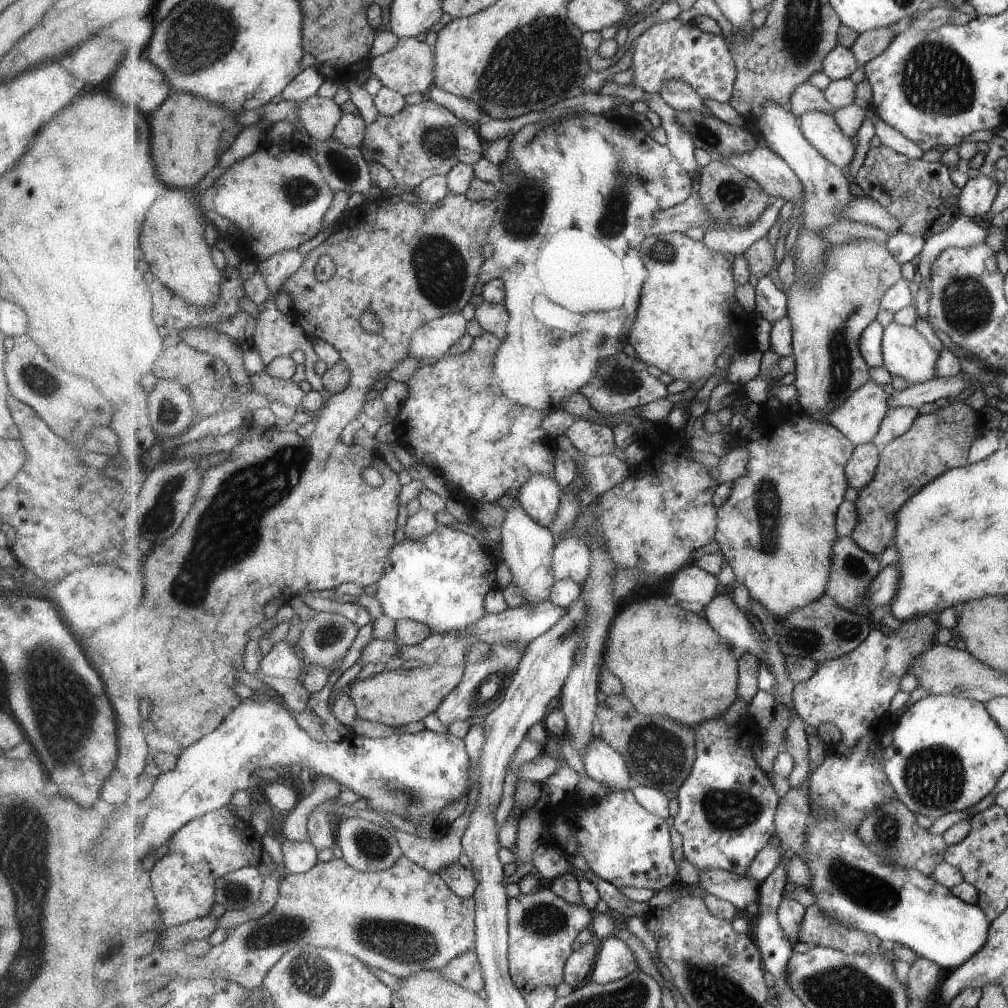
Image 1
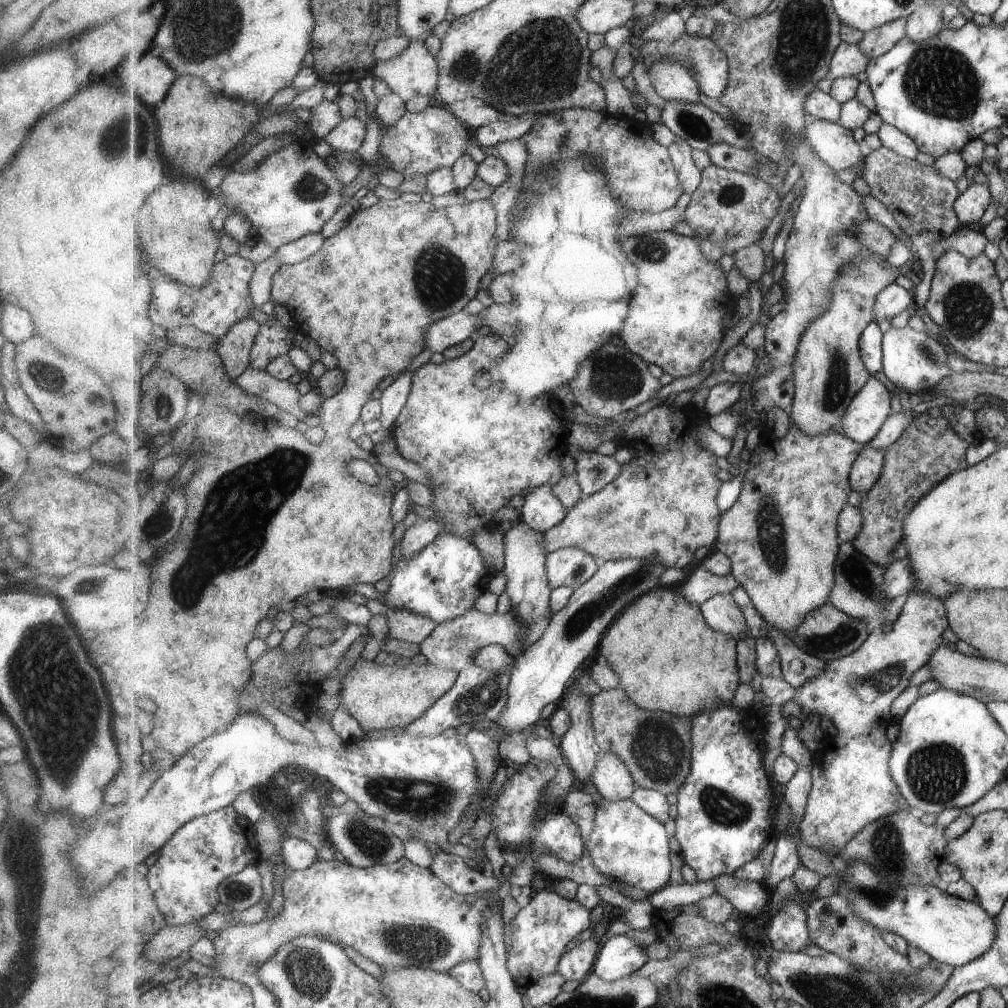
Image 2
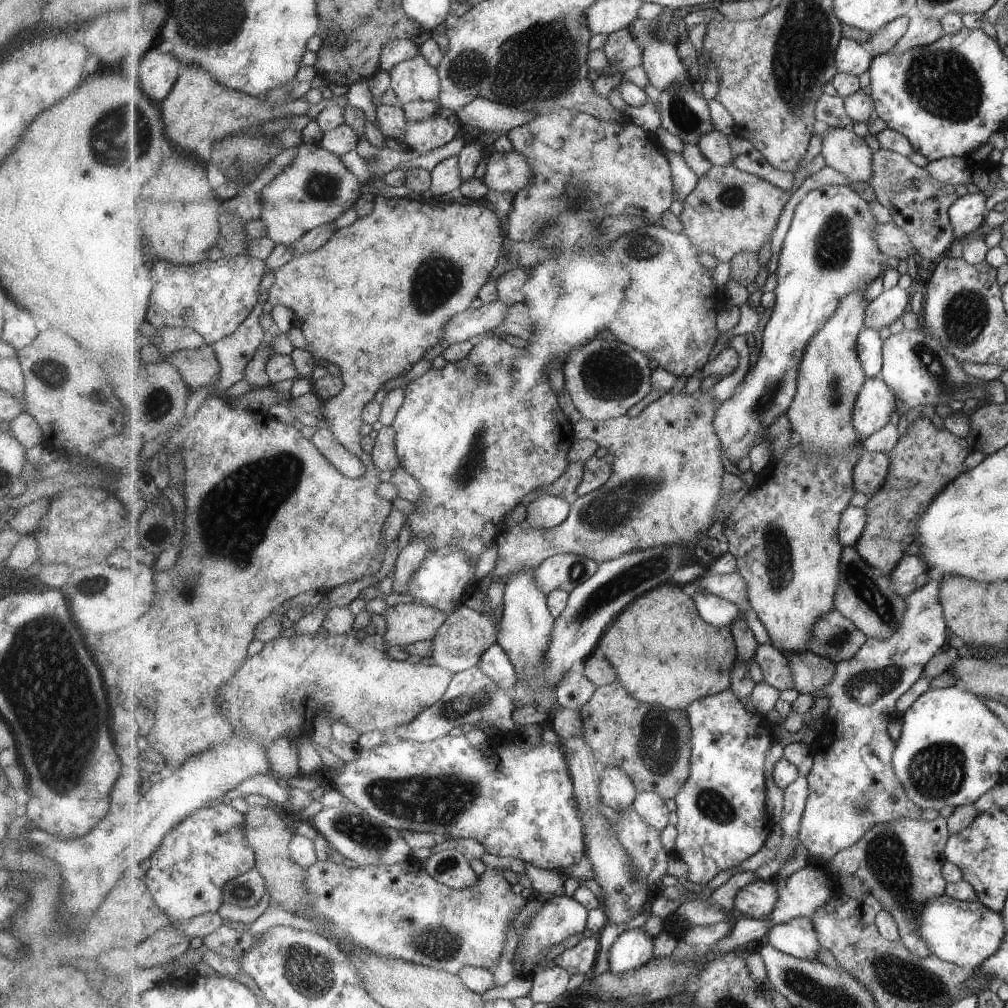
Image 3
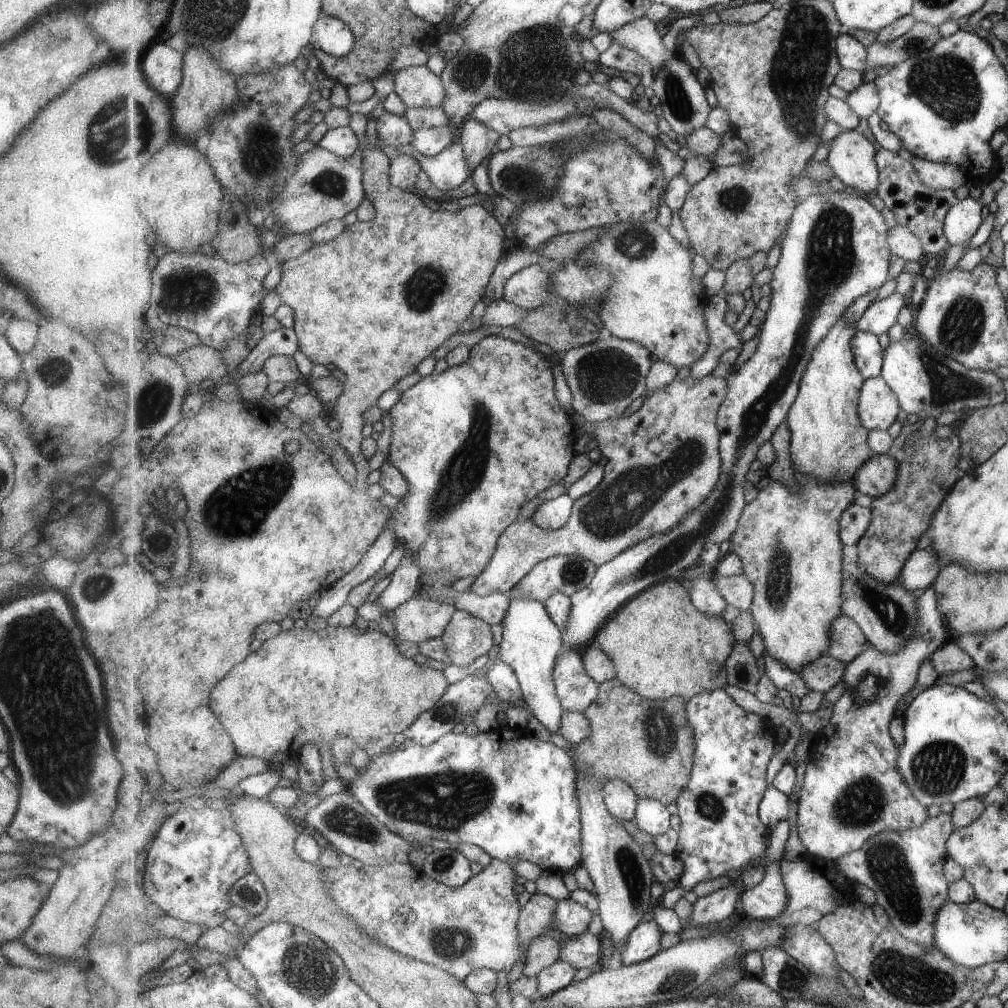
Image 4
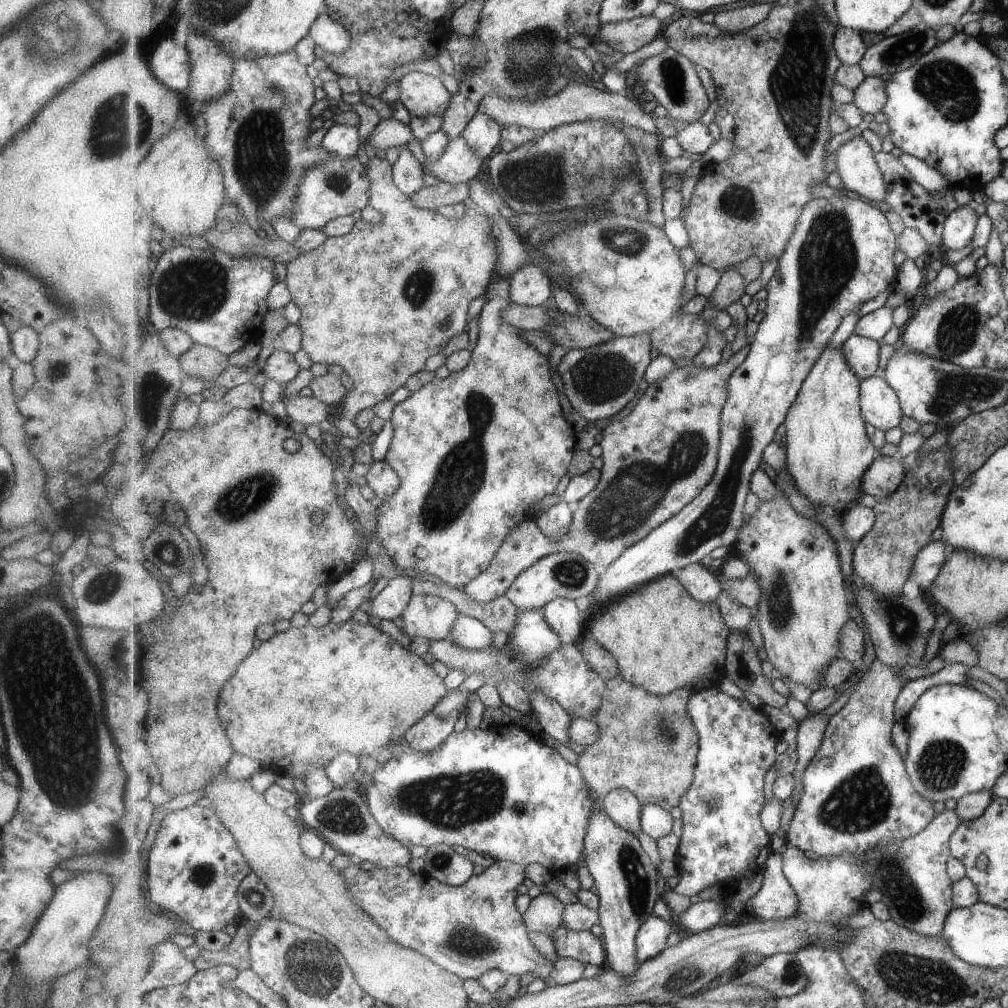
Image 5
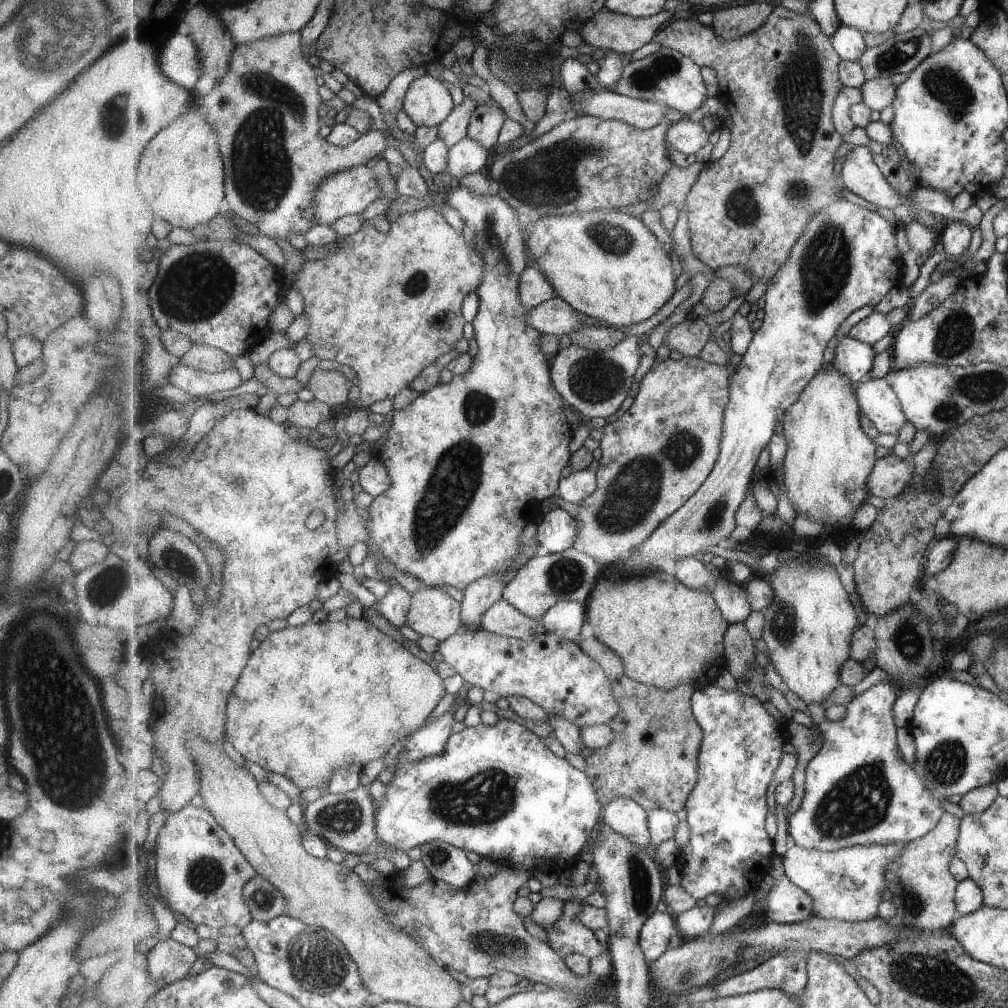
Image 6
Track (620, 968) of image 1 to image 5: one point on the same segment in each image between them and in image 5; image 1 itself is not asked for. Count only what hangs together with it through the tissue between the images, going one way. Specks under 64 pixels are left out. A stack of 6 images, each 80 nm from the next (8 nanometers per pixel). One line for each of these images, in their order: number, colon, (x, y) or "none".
2: (620, 956)
3: (634, 948)
4: (645, 941)
5: (652, 939)

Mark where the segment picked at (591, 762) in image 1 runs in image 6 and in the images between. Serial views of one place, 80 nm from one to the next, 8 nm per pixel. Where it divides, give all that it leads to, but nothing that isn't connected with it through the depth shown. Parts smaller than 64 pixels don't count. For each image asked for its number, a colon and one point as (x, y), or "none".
2: (613, 780)
3: (618, 791)
4: (622, 801)
5: (623, 806)
6: (627, 817)

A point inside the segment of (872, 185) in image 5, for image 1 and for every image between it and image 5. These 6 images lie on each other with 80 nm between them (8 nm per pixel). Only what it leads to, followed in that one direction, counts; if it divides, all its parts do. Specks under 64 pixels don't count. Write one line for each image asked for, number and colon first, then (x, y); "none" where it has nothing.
1: (822, 130)
2: (834, 143)
3: (844, 151)
4: (853, 158)

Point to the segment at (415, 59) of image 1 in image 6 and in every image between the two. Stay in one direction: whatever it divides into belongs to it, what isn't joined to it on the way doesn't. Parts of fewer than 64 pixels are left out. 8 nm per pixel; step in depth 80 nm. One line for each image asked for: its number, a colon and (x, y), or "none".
2: (415, 73)
3: (417, 79)
4: (419, 87)
5: (424, 95)
6: (427, 101)

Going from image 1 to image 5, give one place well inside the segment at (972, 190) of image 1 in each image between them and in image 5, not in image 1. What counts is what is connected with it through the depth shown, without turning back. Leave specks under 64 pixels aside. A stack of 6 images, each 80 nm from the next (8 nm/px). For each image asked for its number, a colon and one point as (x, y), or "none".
2: (970, 206)
3: (967, 214)
4: (963, 220)
5: (959, 229)

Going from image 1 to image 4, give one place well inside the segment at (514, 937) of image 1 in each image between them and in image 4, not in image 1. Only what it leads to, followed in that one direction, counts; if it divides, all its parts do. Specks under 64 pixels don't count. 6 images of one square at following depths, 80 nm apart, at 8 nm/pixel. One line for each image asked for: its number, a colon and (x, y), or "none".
2: (546, 923)
3: (561, 917)
4: (572, 918)

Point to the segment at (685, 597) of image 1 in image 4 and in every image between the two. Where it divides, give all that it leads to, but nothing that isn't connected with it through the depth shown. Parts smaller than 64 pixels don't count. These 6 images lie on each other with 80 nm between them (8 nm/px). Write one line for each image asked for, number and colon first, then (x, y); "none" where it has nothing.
2: (701, 585)
3: (732, 587)
4: (739, 591)

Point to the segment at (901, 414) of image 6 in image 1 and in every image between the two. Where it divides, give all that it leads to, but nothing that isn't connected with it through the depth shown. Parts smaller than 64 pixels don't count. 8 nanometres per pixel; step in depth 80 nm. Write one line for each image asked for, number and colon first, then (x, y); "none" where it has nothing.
1: (860, 418)
2: (869, 410)
3: (875, 404)
4: (879, 407)
5: (880, 404)

